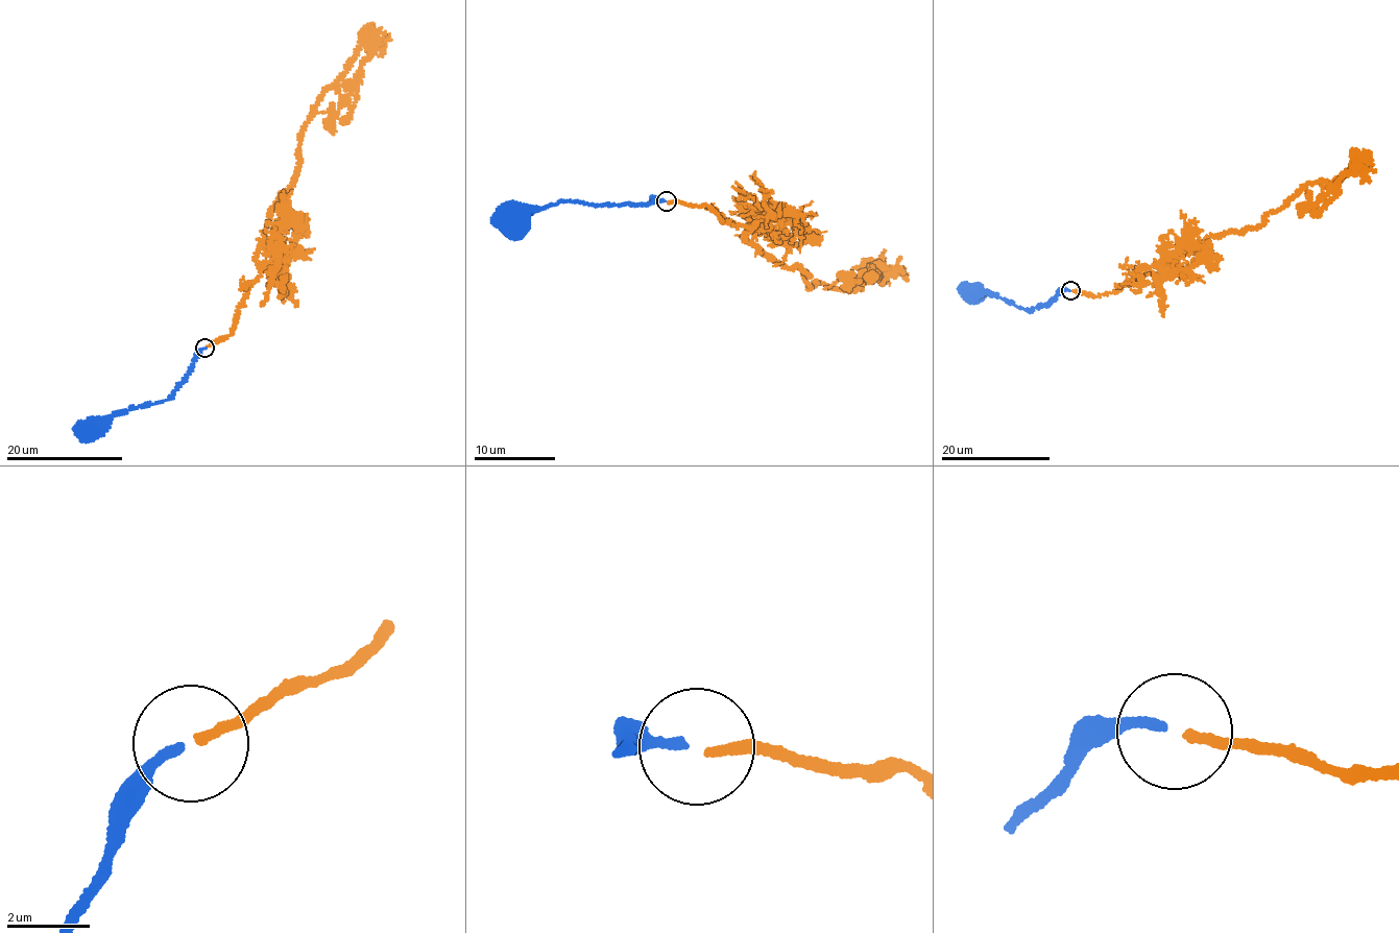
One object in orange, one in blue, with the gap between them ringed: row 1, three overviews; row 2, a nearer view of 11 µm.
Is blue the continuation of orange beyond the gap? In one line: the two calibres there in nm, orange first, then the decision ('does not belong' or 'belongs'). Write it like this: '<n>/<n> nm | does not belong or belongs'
220/240 nm | belongs

